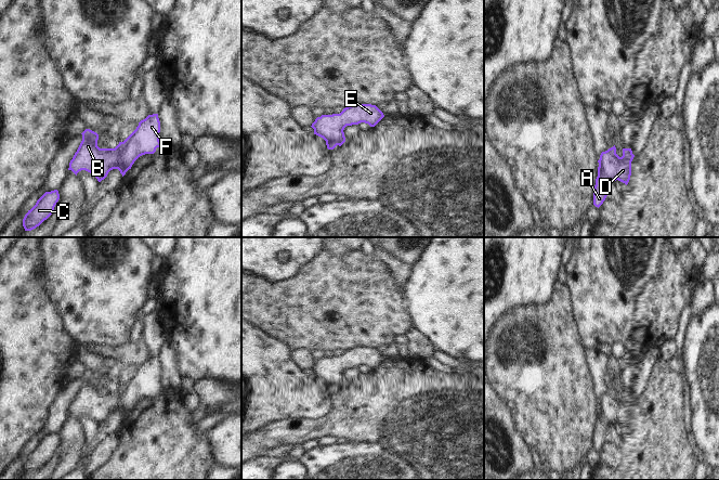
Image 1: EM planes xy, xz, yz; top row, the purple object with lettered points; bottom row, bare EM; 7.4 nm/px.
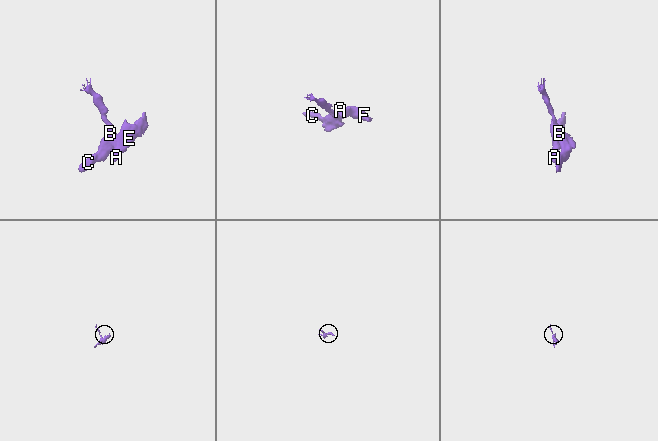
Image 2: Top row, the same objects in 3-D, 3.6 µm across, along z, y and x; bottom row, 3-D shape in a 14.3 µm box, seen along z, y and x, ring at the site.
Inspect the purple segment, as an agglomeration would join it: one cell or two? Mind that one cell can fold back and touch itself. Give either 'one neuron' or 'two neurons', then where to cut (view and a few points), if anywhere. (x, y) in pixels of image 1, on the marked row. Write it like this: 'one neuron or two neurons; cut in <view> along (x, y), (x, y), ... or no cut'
one neuron; no cut

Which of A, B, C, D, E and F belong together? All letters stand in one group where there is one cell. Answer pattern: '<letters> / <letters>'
A B C D E F

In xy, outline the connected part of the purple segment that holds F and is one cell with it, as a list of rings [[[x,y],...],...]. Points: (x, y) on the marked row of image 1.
[[[158,114],[148,115],[115,148],[100,148],[97,146],[99,134],[86,129],[81,133],[82,141],[69,163],[68,170],[76,176],[79,171],[86,170],[99,182],[104,180],[113,169],[118,169],[123,177],[140,156],[154,154],[157,147],[161,147],[159,132]]]

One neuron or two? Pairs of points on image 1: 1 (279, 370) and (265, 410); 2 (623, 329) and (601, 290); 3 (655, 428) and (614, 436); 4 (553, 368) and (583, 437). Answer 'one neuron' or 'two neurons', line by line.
1: one neuron
2: one neuron
3: two neurons
4: one neuron

